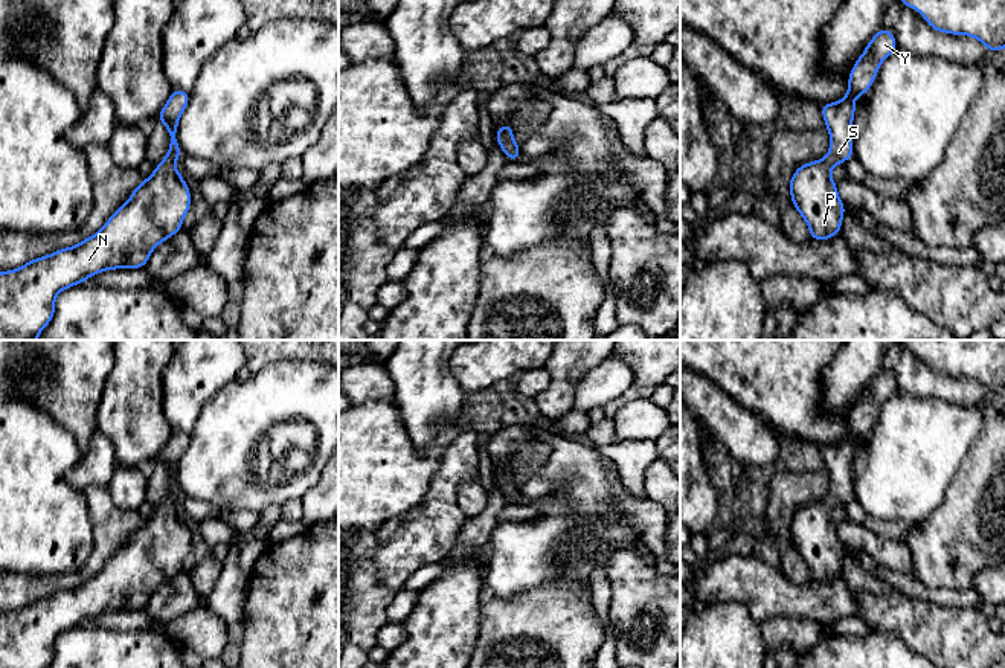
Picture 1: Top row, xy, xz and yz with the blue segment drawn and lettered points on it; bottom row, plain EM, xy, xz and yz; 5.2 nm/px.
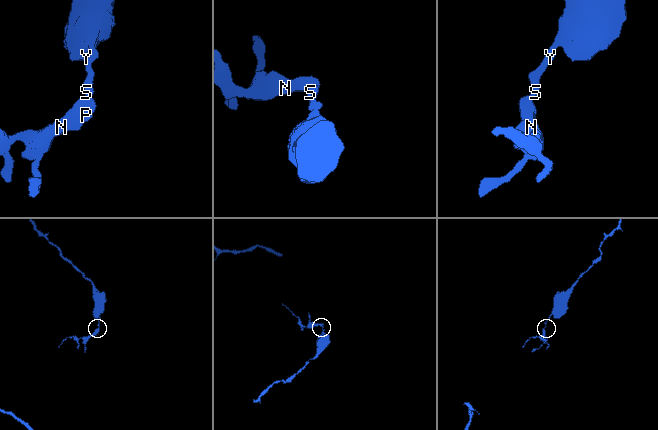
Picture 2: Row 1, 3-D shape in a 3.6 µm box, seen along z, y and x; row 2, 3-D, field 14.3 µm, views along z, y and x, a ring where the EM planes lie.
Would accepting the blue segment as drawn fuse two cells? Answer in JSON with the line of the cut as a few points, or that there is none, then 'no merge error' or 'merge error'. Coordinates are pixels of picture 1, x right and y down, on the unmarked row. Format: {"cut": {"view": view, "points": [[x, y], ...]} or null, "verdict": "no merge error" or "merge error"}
{"cut": null, "verdict": "no merge error"}

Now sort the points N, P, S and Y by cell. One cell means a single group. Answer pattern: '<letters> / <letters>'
N P S Y

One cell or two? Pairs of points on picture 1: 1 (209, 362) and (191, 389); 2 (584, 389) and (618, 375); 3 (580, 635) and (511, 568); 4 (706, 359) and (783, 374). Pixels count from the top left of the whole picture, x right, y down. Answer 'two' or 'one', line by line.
1: one
2: one
3: two
4: one

